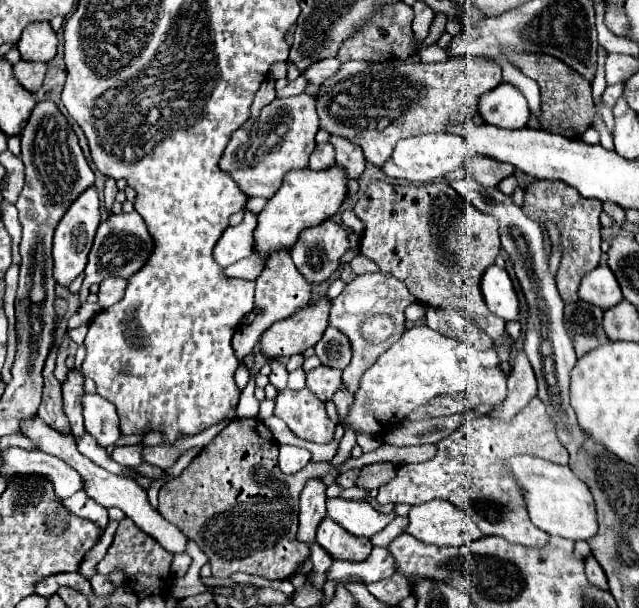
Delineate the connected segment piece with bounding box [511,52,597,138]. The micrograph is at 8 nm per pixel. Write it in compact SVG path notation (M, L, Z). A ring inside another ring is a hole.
M513 52L513 64L529 78L533 78L541 88L541 128L567 138L581 138L583 132L593 124L597 112L591 98L591 86L567 64L561 64L555 56L545 56L541 52Z

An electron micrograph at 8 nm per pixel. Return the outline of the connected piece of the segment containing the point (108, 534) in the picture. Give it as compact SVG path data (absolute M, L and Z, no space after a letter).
M111 520L109 526L107 526L107 530L105 530L105 534L99 538L99 542L85 554L85 558L83 558L81 566L79 566L79 572L81 572L85 578L91 578L91 576L95 574L95 566L97 566L97 562L105 556L107 548L111 546L111 540L113 540L115 530L117 530L117 522Z

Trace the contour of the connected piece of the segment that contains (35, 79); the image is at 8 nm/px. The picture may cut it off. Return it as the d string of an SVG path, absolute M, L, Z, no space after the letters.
M17 62L13 66L13 76L17 78L17 82L29 90L29 92L37 92L37 88L41 88L43 78L45 78L45 70L47 66L41 62Z

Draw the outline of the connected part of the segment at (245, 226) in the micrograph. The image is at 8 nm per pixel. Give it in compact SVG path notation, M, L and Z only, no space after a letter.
M245 209L243 211L243 222L239 226L227 228L215 244L213 258L217 264L223 264L223 268L253 252L253 230L257 226L257 216Z

